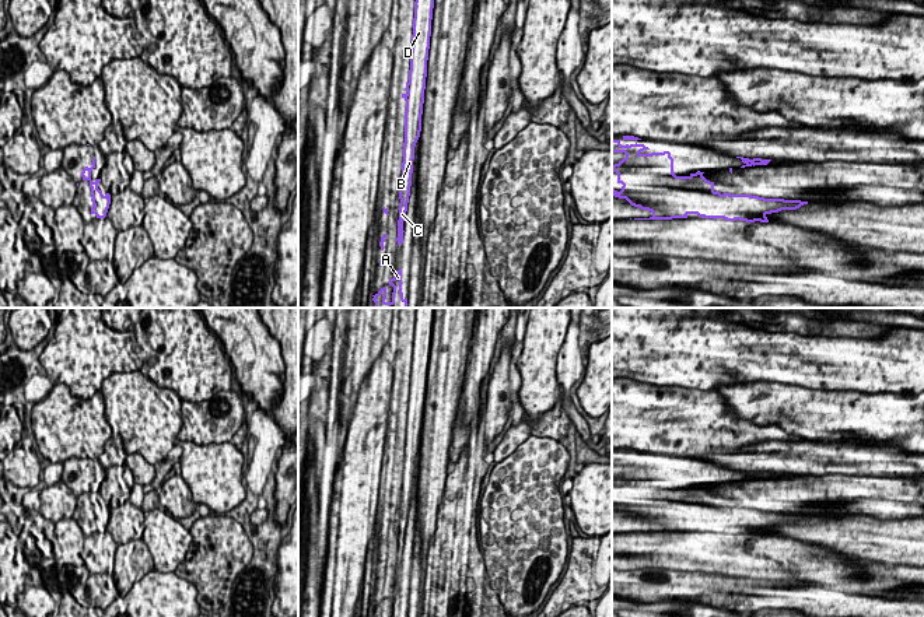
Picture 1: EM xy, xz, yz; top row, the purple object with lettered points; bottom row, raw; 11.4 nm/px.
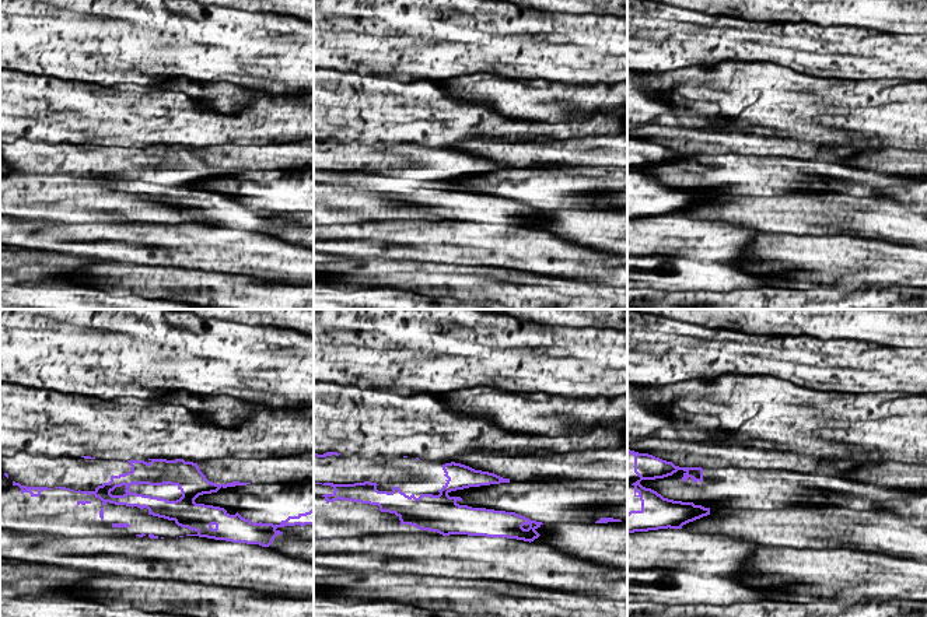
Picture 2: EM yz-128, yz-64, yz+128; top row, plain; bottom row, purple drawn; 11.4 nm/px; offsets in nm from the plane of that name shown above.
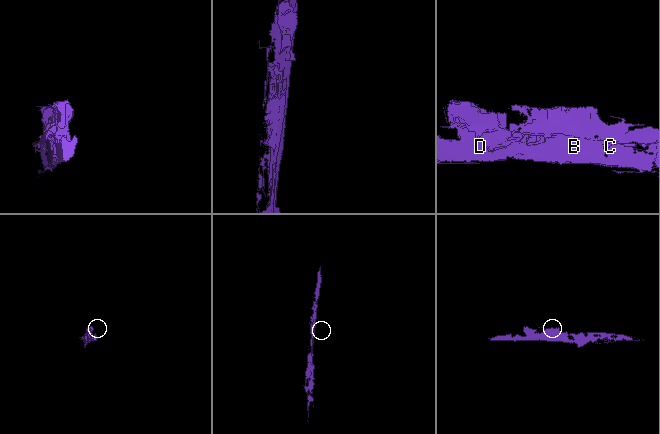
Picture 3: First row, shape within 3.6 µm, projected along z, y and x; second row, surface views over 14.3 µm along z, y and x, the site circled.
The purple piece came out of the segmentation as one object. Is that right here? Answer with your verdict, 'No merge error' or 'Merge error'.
Merge error

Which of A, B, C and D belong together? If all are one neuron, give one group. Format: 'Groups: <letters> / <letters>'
Groups: A B C / D

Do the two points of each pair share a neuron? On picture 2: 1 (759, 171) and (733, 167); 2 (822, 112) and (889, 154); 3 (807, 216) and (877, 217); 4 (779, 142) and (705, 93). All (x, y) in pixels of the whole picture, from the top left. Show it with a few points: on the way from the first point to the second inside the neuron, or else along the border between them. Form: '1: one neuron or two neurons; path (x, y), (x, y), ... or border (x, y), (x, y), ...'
1: one neuron; path (752, 171), (740, 171)
2: two neurons; border (882, 147), (901, 147), (912, 151)
3: one neuron; path (824, 216), (860, 216)
4: two neurons; border (726, 126), (748, 128)

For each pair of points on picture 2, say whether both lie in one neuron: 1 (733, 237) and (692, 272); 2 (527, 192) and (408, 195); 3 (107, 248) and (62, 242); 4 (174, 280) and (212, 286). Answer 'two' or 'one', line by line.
1: two
2: one
3: one
4: one

